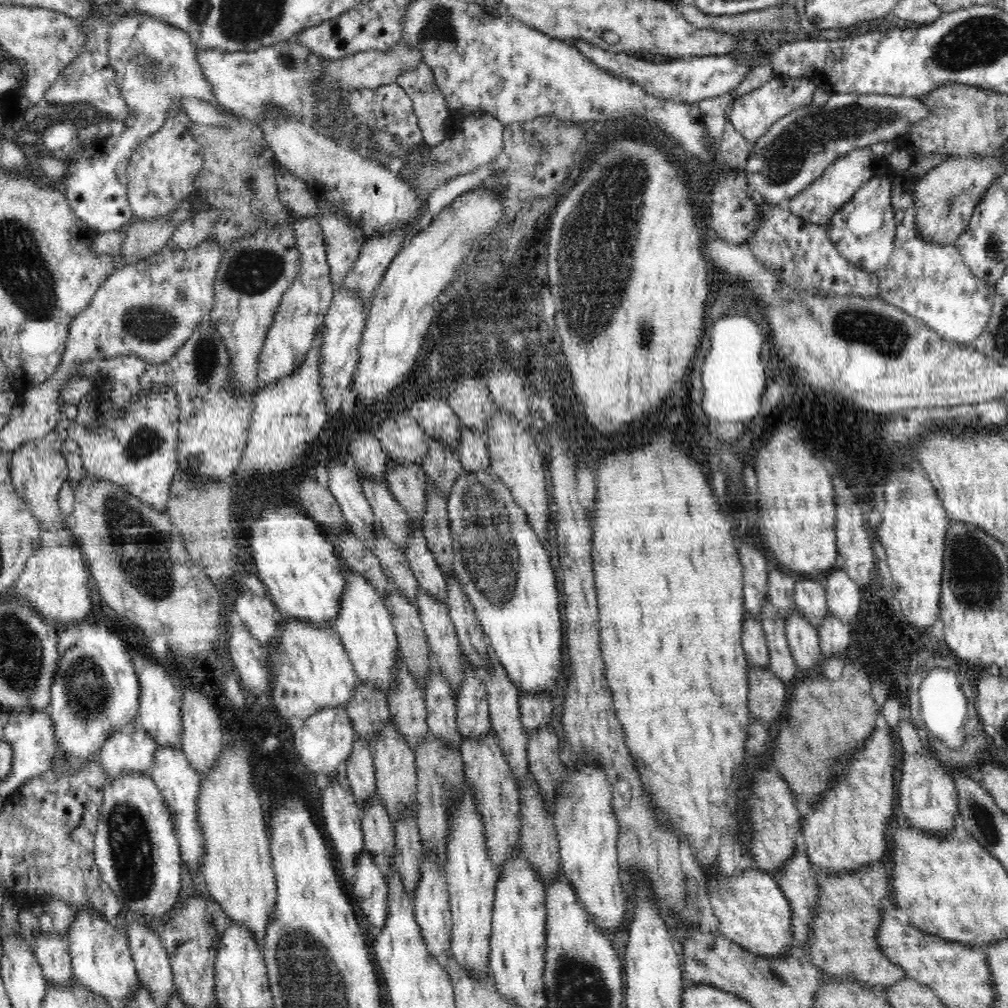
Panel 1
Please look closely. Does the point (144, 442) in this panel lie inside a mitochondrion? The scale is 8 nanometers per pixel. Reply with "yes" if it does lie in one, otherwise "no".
yes

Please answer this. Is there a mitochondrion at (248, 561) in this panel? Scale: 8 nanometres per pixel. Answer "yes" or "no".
no

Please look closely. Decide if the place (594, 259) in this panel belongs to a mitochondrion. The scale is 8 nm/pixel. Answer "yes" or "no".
yes

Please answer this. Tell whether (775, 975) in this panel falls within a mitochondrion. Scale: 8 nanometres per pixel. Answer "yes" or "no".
no

